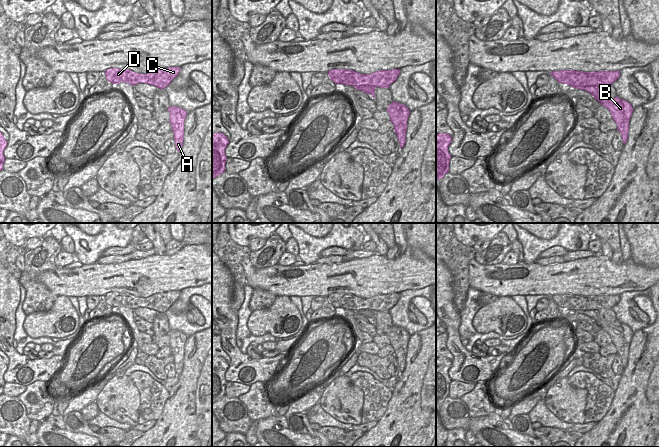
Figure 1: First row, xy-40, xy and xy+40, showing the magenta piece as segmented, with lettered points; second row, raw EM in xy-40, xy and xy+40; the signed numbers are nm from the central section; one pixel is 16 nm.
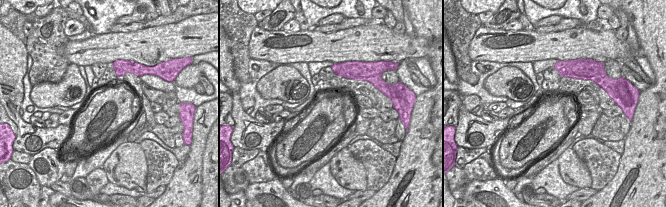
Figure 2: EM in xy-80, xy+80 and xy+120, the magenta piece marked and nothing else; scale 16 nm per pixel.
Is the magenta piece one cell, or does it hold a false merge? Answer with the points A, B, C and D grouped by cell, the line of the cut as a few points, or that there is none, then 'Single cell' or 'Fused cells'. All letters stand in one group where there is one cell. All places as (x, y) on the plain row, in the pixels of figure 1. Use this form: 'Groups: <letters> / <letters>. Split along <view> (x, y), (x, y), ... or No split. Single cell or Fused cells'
Groups: A B / C D. Split along xy+40 (570, 308), (597, 310). Fused cells

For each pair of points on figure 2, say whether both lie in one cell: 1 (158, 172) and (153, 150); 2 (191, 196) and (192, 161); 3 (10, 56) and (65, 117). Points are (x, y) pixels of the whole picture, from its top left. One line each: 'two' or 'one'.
1: one
2: one
3: two

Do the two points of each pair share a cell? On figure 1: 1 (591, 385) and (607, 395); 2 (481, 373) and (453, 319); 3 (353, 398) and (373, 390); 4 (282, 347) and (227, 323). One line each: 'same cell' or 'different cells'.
1: same cell
2: same cell
3: different cells
4: different cells

